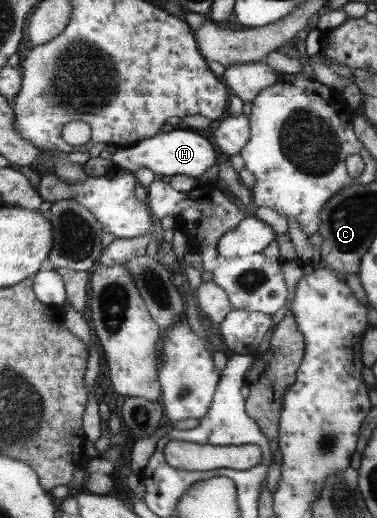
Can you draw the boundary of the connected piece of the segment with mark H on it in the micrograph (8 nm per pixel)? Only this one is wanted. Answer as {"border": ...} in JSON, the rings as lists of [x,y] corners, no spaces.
{"border":[[[173,129],[168,133],[154,135],[150,139],[142,139],[132,147],[118,148],[112,157],[112,161],[115,167],[126,172],[136,173],[142,168],[148,168],[154,171],[154,174],[187,175],[198,179],[204,169],[215,165],[216,153],[204,137],[190,133],[190,129],[188,131],[186,129]]]}

